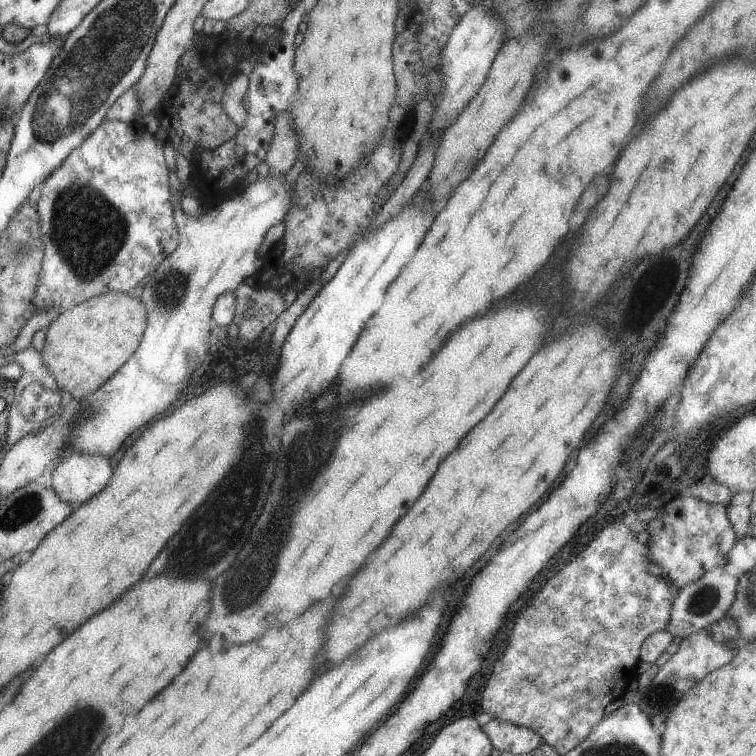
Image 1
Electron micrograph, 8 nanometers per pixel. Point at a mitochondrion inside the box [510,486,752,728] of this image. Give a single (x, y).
(703, 600)

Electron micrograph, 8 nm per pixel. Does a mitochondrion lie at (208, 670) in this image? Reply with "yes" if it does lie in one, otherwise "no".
no

